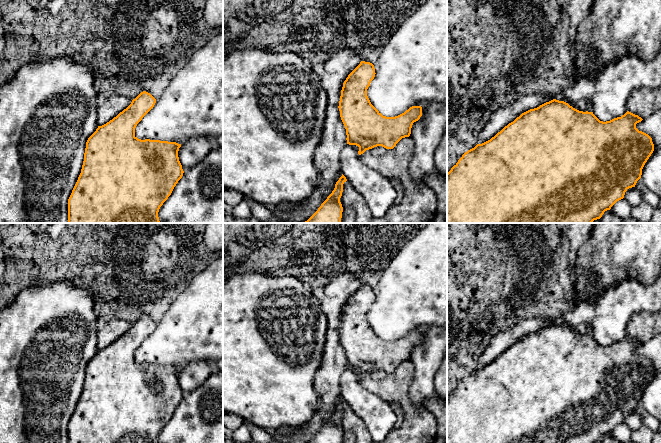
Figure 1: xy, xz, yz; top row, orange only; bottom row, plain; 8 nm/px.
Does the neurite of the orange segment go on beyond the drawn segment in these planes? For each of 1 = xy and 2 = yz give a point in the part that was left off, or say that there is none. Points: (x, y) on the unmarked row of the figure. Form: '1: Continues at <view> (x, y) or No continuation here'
1: No continuation here
2: No continuation here

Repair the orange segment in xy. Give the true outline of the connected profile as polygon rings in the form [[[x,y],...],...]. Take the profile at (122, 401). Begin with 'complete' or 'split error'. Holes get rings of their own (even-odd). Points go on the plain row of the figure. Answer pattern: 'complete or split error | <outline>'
complete | [[[146,315],[141,316],[126,333],[106,348],[98,350],[96,355],[88,362],[81,397],[68,423],[68,443],[159,443],[158,436],[160,431],[171,419],[174,411],[182,402],[184,395],[178,381],[181,368],[160,364],[141,364],[135,360],[137,348],[154,331],[155,327],[156,323],[150,317]]]

